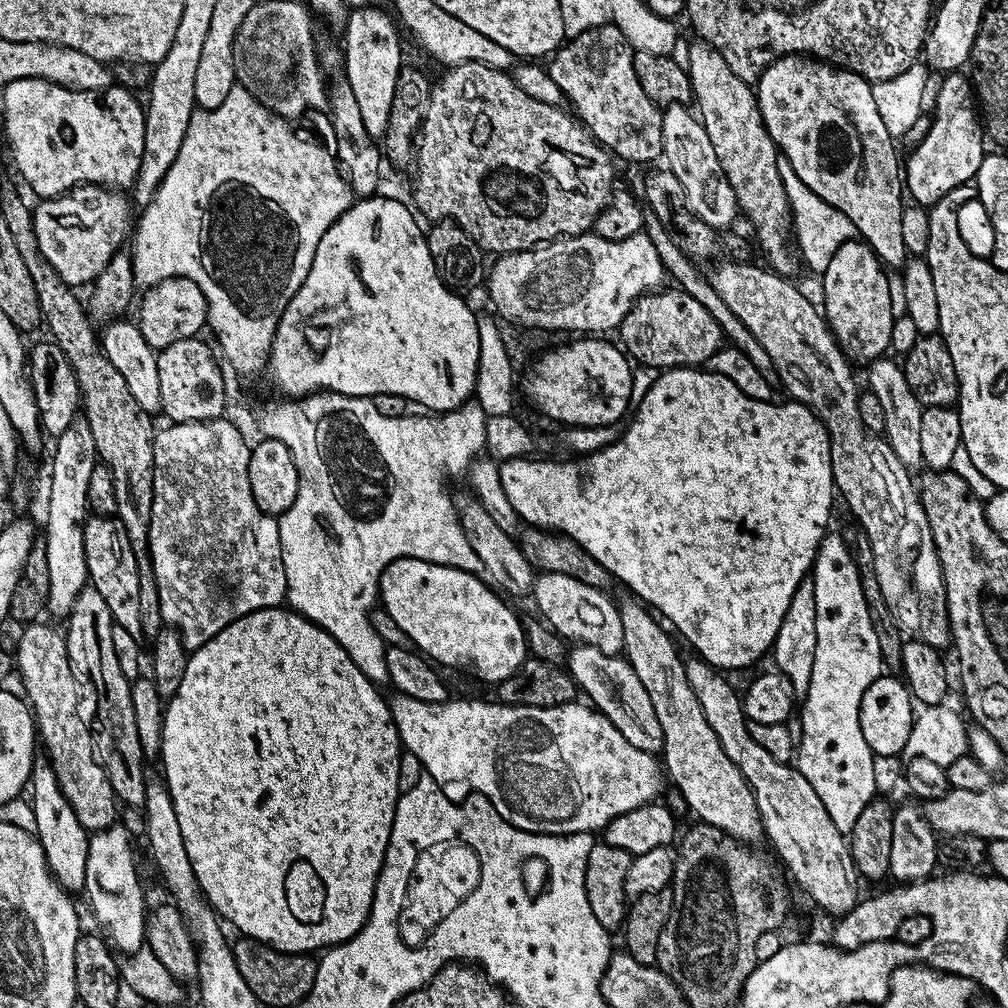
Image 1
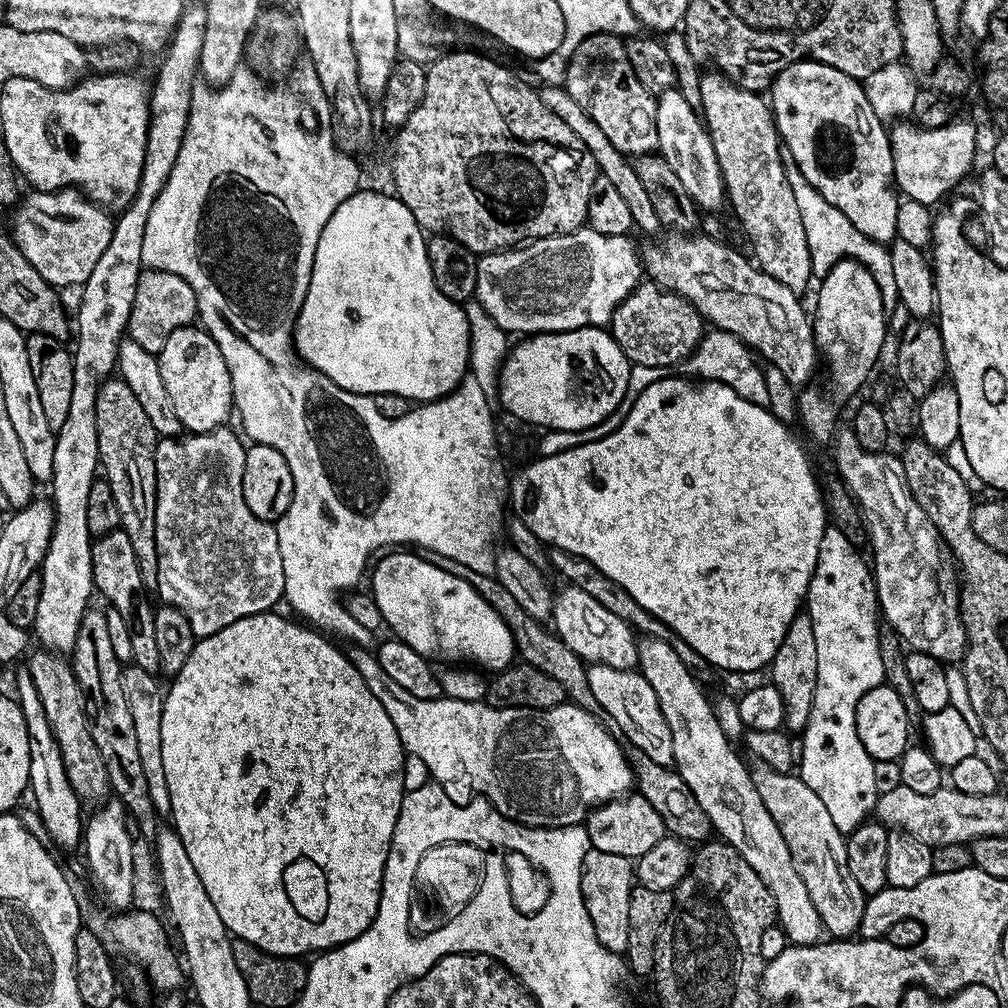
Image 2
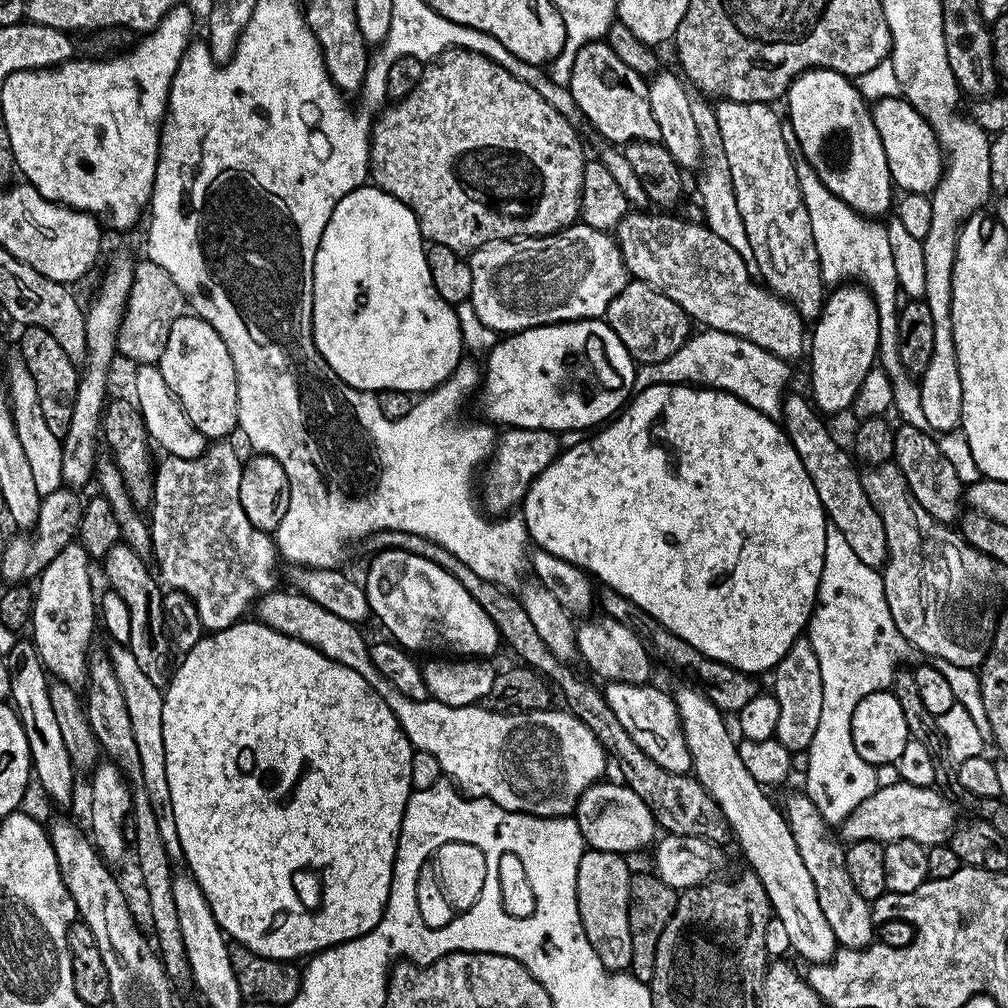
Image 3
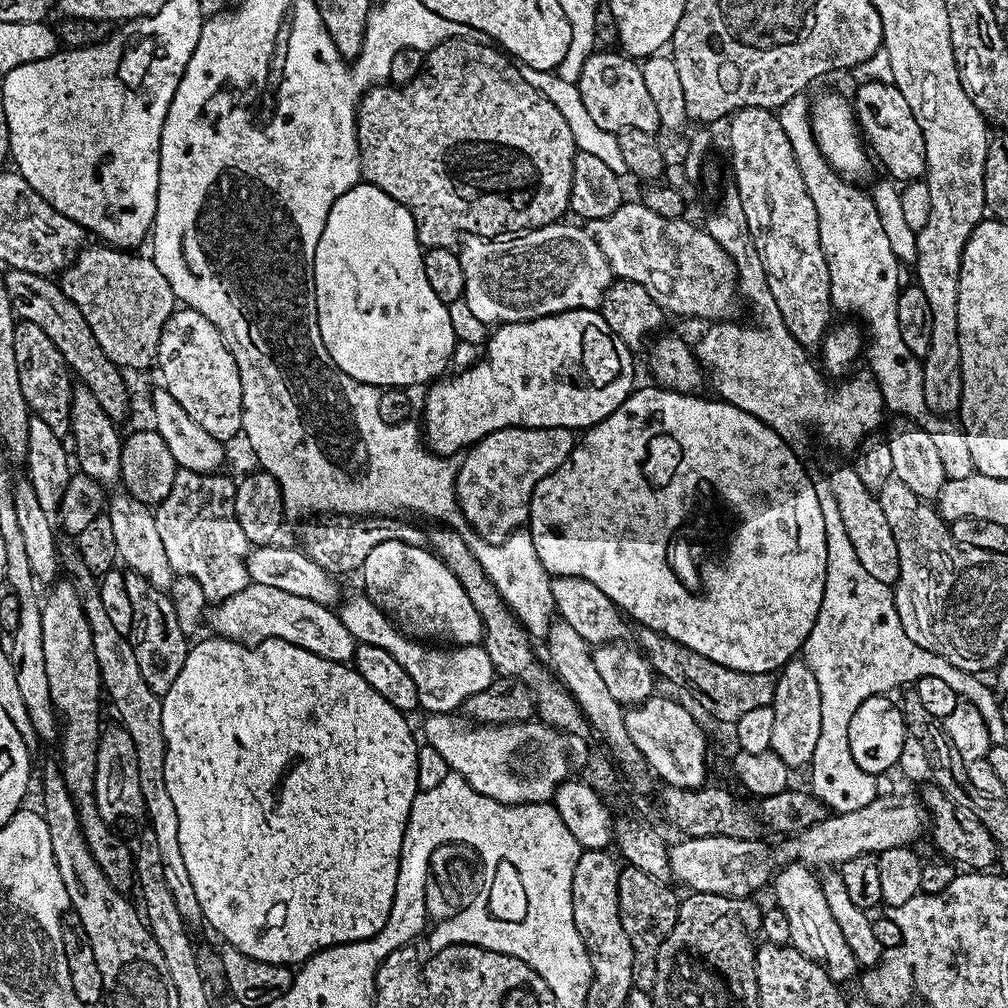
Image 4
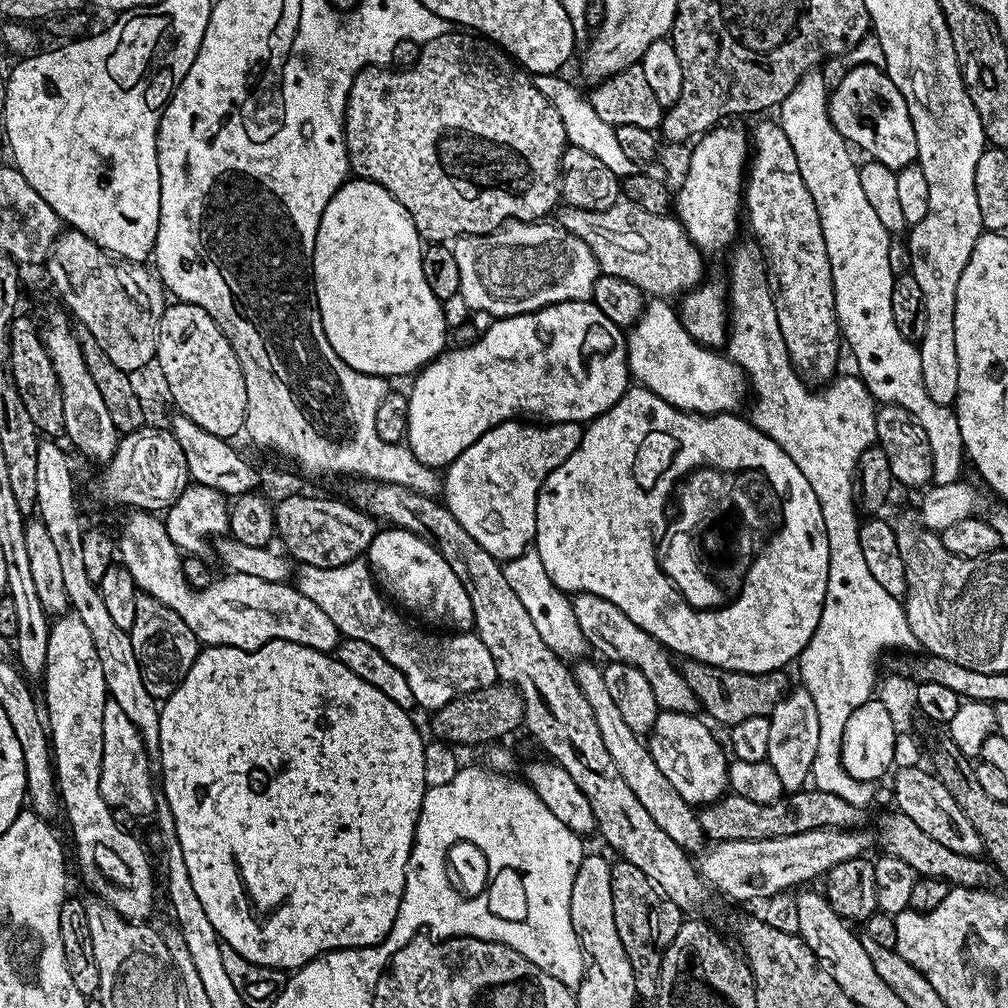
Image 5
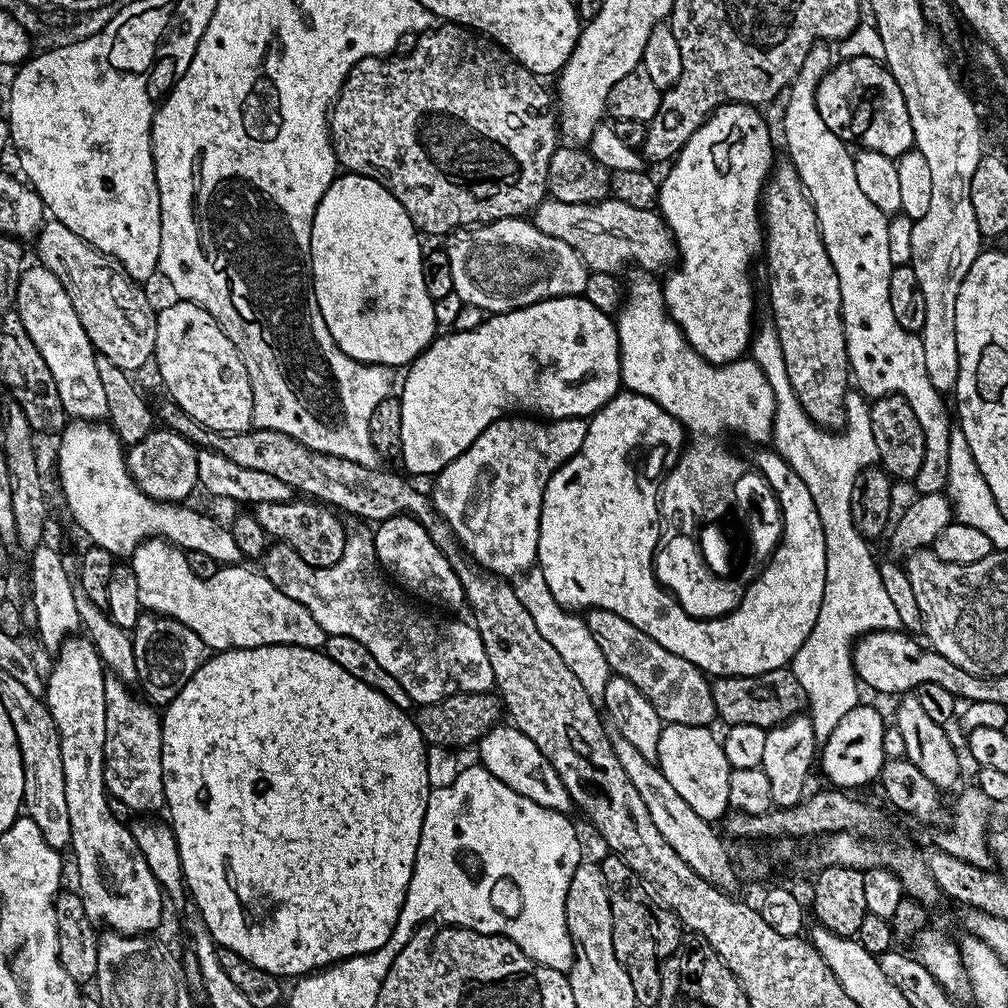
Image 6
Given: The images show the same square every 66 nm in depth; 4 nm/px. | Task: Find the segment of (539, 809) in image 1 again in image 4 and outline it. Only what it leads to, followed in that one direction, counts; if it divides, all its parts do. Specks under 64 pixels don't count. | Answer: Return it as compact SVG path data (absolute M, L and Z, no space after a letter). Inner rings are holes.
M248 583L238 594L219 601L216 608L210 612L212 632L223 636L225 640L239 640L241 642L259 642L262 640L285 640L294 646L302 646L302 650L310 650L327 660L348 662L355 657L357 641L346 630L339 615L329 605L310 602L310 598L298 598L298 594L286 594L286 590L277 590L275 586L262 586L261 584ZM432 714L427 717L428 721L424 724L423 739L430 746L434 746L434 750L438 750L442 754L442 758L446 758L449 769L457 772L458 775L463 776L472 788L478 790L480 794L486 794L490 798L494 798L503 804L547 804L556 795L556 789L569 779L570 772L568 772L568 748L564 745L565 737L561 735L557 729L552 728L549 724L545 724L539 718L524 721L523 724L474 724L469 722L463 715L460 714Z

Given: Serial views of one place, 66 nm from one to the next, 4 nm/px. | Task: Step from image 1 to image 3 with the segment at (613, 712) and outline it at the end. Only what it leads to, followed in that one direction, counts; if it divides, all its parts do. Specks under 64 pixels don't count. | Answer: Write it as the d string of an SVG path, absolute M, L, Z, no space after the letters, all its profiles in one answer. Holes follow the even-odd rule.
M609 681L602 690L607 705L614 711L618 722L633 738L638 748L658 766L671 773L687 775L691 771L692 759L686 746L685 734L681 729L680 715L671 693L664 692L654 684L614 683Z

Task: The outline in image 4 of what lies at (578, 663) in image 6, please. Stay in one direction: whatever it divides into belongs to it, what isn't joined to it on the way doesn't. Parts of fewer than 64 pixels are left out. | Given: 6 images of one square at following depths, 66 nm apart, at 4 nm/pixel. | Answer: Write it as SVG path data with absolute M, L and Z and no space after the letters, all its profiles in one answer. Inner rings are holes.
M527 530L511 532L501 544L477 539L472 544L472 552L517 620L527 628L529 637L544 638L553 622L556 603L552 593L552 576L542 566L538 550L534 550L532 533Z

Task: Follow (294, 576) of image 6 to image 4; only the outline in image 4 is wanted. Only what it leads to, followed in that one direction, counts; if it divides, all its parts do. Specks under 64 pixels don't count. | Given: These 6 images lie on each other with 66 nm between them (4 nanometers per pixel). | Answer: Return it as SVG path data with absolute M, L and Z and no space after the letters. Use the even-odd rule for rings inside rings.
M367 594L352 596L339 605L340 620L350 630L350 634L361 644L379 646L391 654L406 674L414 681L418 689L420 708L428 714L452 714L463 709L470 694L486 690L490 682L497 679L496 668L490 662L490 654L480 644L461 644L459 646L433 646L405 634L394 623L393 617L387 616Z

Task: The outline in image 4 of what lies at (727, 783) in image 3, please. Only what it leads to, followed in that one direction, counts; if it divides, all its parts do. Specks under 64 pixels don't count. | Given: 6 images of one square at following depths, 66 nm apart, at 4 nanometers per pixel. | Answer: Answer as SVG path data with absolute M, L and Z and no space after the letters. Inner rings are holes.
M788 862L788 865L782 868L774 876L774 888L776 884L774 904L790 921L791 947L797 948L806 958L821 964L828 971L831 980L843 982L850 979L852 975L855 977L858 972L856 958L842 936L841 927L830 912L829 903L826 902L823 894L821 877L809 865L799 862Z

